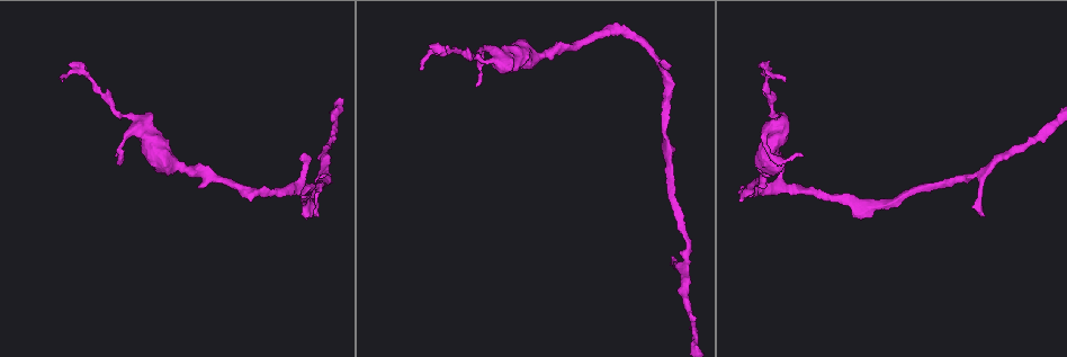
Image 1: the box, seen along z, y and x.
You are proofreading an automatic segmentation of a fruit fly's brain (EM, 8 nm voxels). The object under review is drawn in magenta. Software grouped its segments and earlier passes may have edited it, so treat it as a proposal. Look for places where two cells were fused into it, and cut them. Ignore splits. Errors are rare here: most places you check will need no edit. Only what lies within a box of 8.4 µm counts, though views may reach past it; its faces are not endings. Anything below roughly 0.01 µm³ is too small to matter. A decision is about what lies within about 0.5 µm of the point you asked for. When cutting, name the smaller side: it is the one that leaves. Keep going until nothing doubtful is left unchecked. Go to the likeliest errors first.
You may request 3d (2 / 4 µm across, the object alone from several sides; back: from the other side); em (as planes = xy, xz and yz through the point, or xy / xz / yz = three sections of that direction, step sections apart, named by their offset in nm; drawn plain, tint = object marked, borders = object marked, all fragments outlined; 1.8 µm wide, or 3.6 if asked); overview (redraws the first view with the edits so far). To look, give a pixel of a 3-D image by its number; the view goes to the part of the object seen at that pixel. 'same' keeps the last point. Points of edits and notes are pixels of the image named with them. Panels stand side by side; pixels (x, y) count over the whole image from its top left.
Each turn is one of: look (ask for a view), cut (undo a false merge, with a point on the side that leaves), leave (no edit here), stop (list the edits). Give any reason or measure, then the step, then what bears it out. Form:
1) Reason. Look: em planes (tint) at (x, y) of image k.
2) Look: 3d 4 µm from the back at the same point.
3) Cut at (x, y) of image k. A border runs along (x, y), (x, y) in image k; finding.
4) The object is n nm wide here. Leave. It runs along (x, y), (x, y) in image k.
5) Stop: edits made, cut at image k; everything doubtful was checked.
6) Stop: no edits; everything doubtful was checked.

Look: 3d 4 µm at (298, 185) of image 1.

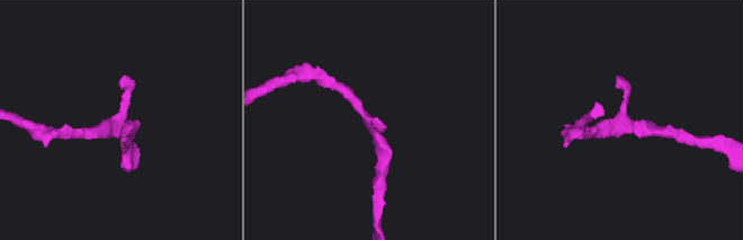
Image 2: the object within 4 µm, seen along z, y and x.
Look: em planes (plain) at (118, 125) of image 2.

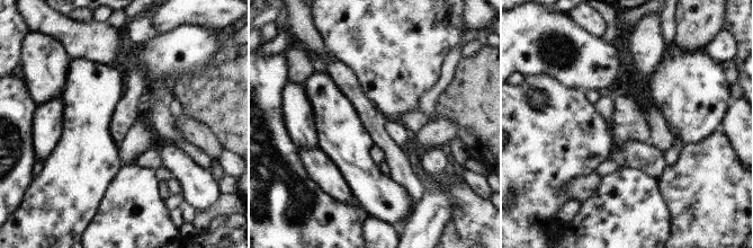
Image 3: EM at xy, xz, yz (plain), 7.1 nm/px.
Look: em planes (tint) at the same point.

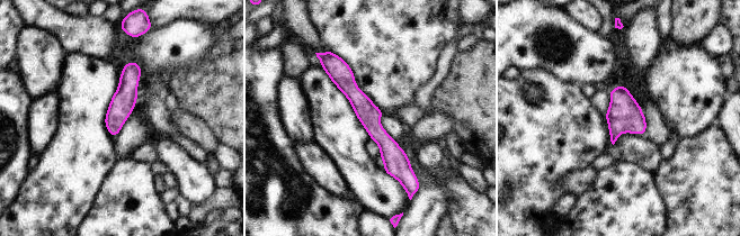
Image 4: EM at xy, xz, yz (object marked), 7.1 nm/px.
The object is 160 nm wide here. Leave. All the same cell.

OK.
A fork. Look: 3d 2 µm at (777, 127) of image 1.

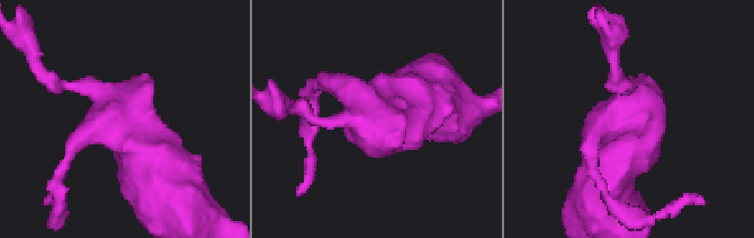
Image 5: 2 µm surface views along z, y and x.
Now the EM. Look: em 3.6 µm xy step 4 (tint) at (122, 125) of image 5.

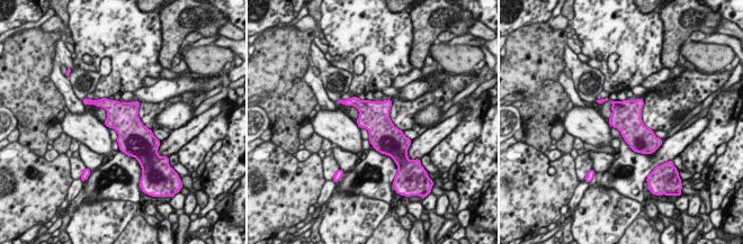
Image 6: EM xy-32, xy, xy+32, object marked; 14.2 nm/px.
Cut it another way. Look: em 3.6 µm planes (borders) at the same point.

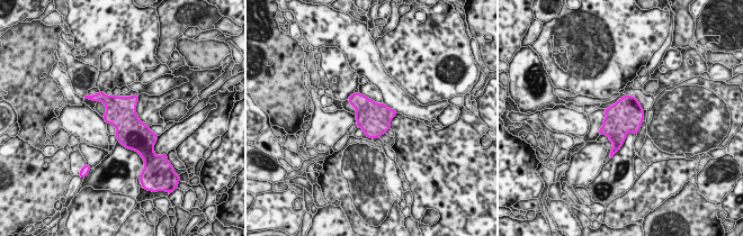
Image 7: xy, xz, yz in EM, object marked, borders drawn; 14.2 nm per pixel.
Leave. One cell here.

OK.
Look: em planes (plain) at (767, 70) of image 1.

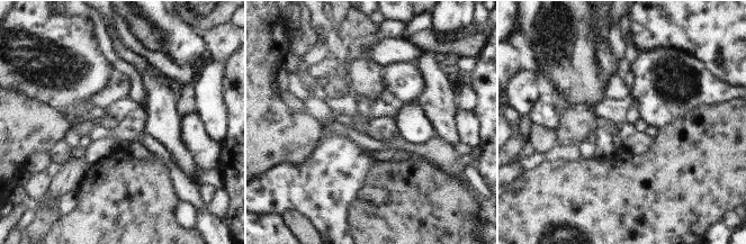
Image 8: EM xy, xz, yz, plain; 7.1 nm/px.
Look: em planes (tint) at the same point.

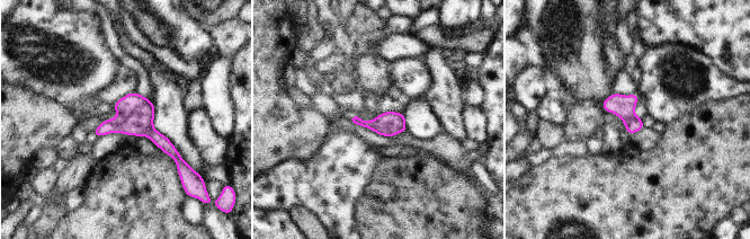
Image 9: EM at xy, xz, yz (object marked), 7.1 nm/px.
The object is 160 nm wide here. Leave. All the same cell.

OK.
Stop: no edits; everything doubtful was checked.

